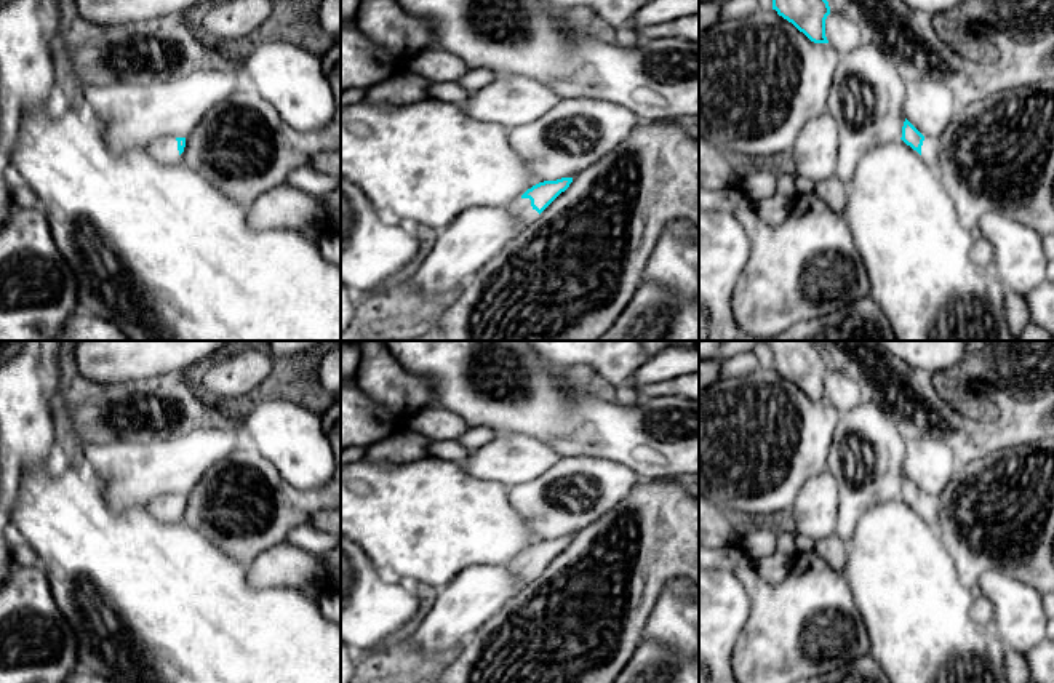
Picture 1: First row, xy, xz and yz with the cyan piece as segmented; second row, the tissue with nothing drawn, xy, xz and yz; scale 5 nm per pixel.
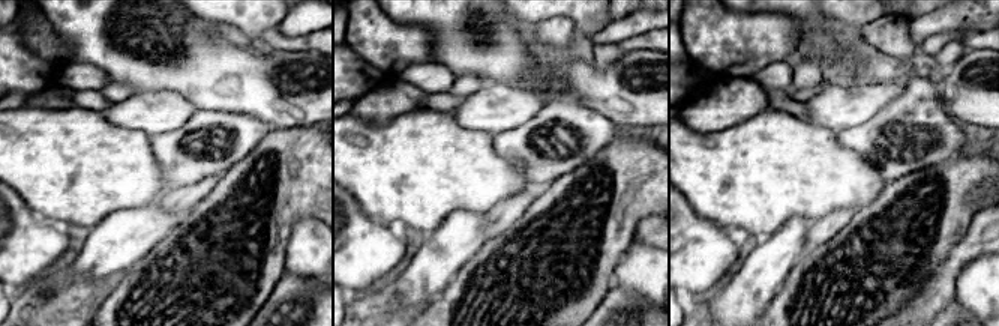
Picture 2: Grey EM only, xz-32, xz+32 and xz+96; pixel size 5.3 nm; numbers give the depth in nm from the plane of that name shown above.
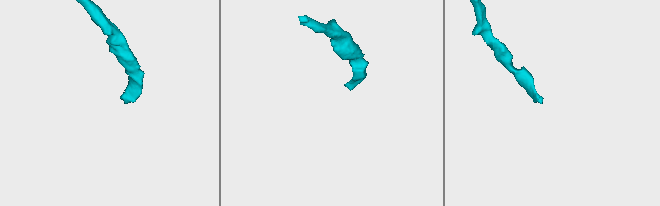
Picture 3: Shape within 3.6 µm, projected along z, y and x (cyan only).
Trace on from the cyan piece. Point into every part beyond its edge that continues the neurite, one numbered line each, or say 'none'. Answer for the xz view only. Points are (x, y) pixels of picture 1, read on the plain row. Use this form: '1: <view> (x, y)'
1: xz (522, 565)

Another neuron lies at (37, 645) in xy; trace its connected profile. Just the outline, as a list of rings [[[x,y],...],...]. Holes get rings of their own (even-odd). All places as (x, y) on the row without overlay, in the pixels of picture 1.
[[[13,561],[0,585],[0,683],[67,683],[77,670],[77,638],[54,603],[45,571]]]

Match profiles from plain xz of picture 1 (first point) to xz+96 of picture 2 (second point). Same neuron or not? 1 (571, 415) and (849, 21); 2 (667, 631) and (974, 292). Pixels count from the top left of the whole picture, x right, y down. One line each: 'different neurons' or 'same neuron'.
1: different neurons
2: same neuron

